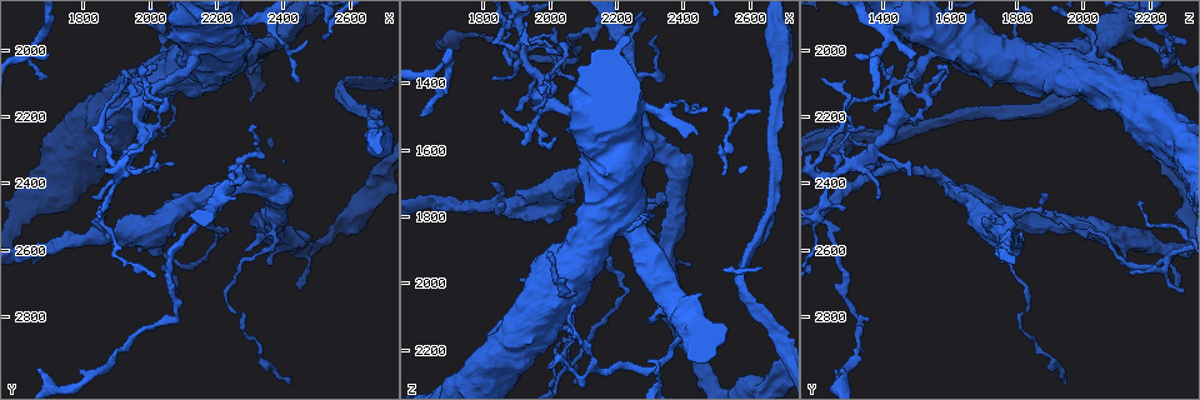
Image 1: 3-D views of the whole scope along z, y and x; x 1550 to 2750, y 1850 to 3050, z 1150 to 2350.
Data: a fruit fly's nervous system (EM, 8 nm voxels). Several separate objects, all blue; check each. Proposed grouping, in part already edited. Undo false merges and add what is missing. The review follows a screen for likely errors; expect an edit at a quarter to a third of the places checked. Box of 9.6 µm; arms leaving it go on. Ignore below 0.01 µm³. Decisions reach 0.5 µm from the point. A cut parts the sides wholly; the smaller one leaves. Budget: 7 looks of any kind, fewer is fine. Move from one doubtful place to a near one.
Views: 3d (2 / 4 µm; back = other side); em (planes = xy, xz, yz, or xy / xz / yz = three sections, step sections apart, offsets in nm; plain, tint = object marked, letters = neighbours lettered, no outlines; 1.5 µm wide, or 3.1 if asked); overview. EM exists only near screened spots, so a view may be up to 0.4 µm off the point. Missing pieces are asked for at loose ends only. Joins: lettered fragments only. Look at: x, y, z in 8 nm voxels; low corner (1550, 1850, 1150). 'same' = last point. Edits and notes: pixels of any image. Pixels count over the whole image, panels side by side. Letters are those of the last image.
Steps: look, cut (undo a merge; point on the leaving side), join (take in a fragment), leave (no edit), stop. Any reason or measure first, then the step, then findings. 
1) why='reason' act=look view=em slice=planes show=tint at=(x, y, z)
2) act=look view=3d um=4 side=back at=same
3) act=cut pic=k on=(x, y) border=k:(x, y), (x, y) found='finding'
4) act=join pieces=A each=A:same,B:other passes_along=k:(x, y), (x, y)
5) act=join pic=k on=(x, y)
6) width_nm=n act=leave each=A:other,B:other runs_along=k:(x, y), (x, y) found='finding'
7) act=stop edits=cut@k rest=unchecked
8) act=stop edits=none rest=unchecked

why='thin neck' act=look view=3d um=4 side=back at=(2320, 2020, 2250)

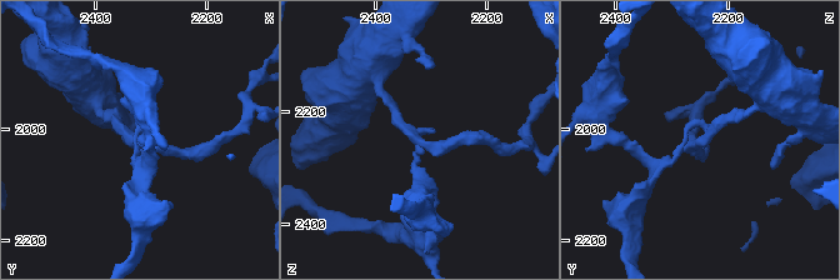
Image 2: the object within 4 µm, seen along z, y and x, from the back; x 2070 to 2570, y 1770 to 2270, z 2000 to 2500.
arms=3 why='shape alone is not enough' act=look view=em slice=xz step=8 show=letters at=(2325, 2025, 2245)

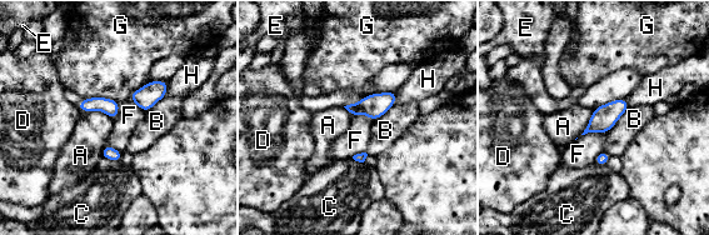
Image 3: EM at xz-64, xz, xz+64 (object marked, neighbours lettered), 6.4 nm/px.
act=look view=em slice=planes show=letters at=same

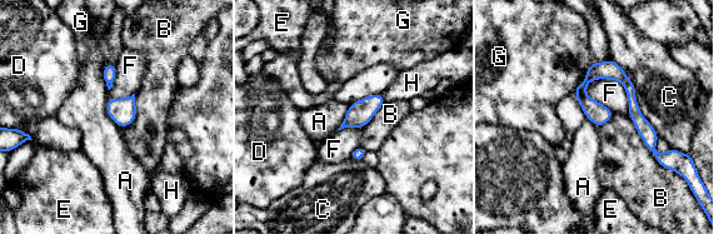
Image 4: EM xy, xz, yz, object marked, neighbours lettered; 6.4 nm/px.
longest_contact=B:400nm act=cut pic=4 on=(609, 70) each=A:other,B:other,C:other,D:other,E:other,F:other,G:other,H:other border=4:(575, 91), (584, 95) found='two cells meet here'

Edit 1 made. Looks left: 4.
act=look view=overview

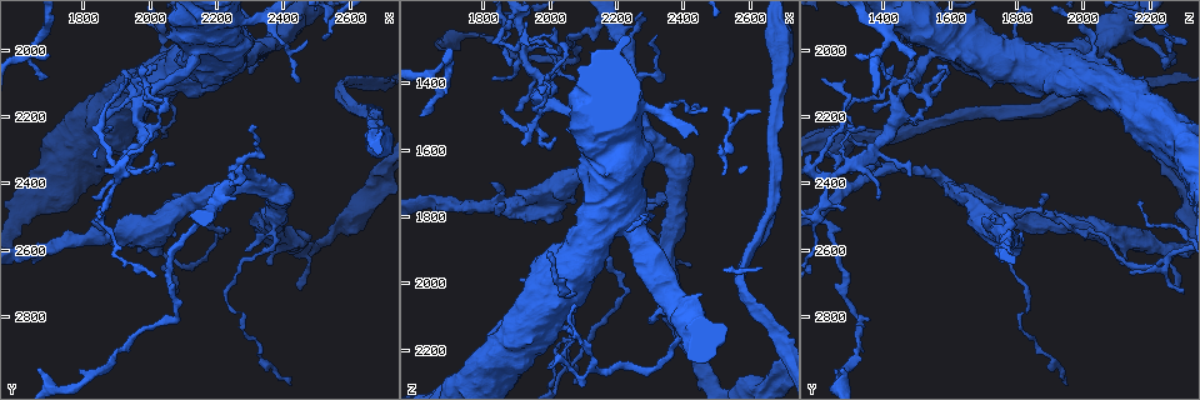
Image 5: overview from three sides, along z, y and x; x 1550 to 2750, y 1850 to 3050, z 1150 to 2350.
why='sudden change in width' act=look view=em slice=xz step=4 show=tint at=(2140, 2000, 1550)

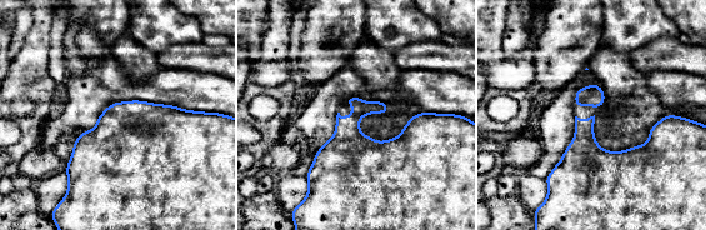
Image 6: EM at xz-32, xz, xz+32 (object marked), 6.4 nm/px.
act=look view=em slice=planes show=letters at=same

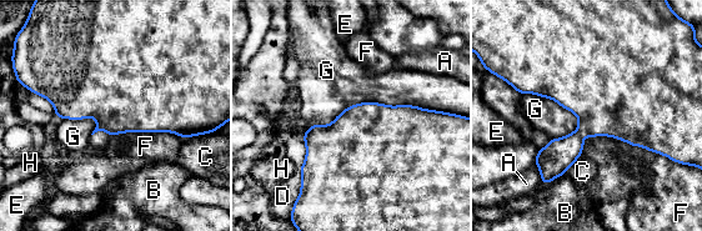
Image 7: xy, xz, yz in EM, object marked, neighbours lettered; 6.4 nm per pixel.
act=leave each=A:other,B:other,C:other,D:other,E:other,F:other,G:other,H:other border=7:(437, 110), (361, 101), (301, 134) found='all the same cell'

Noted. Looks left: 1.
act=stop edits=cut@4 rest=unchecked

